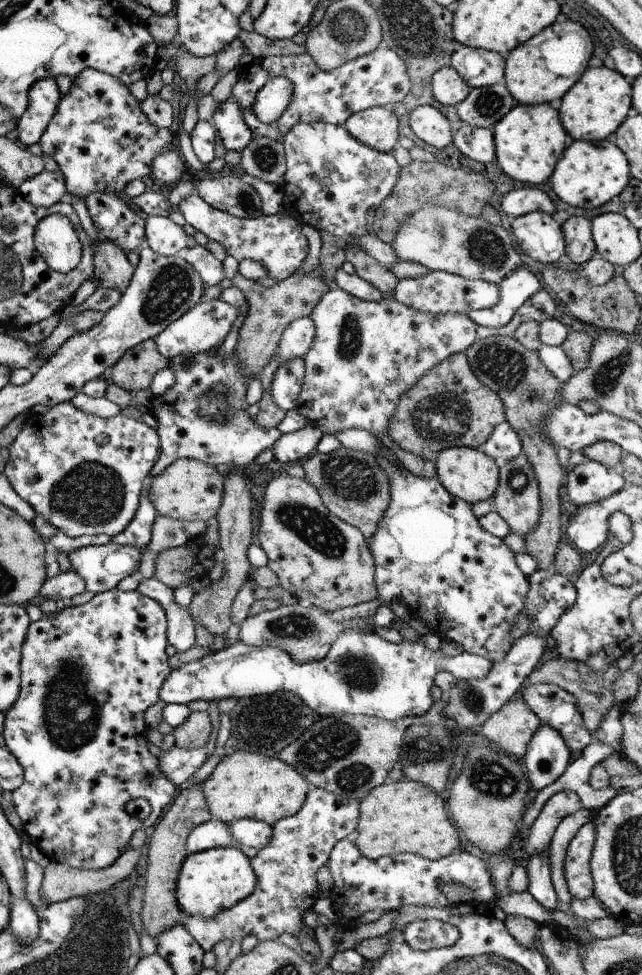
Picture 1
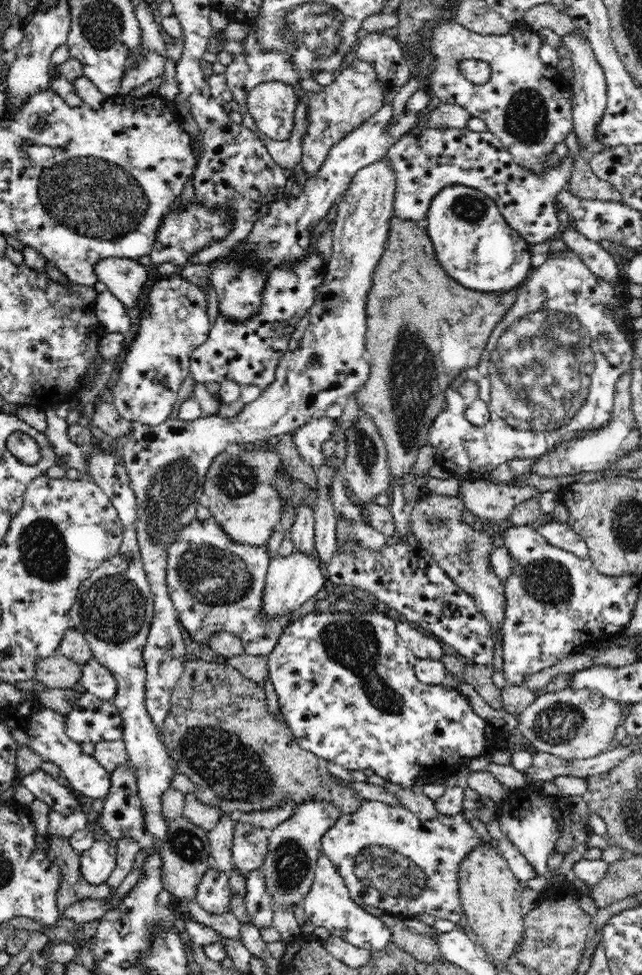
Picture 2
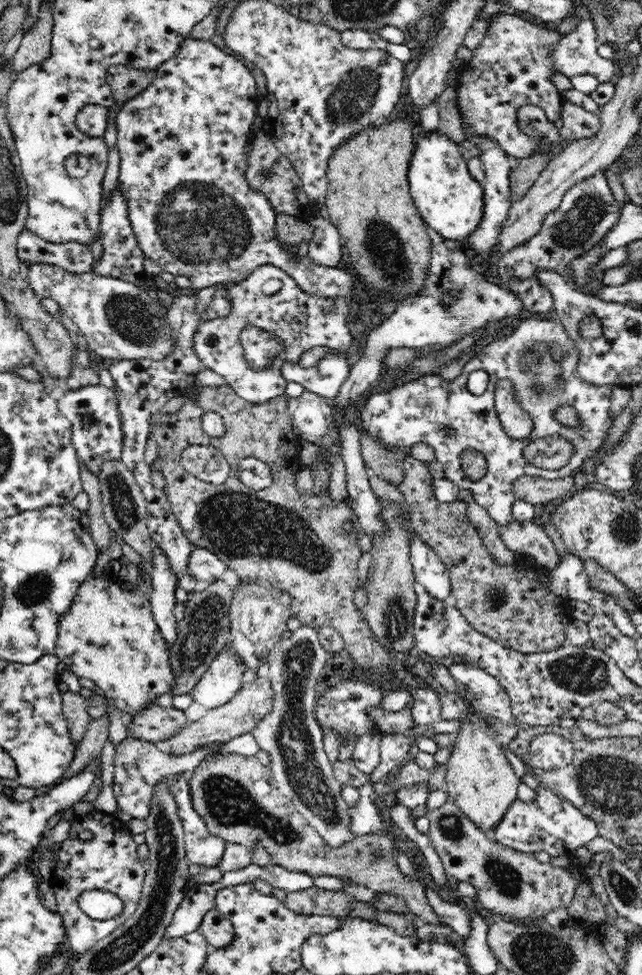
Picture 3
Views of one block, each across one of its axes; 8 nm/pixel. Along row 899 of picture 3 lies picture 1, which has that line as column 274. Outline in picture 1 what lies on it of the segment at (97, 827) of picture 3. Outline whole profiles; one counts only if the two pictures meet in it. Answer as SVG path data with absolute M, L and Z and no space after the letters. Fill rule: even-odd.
M380 45L374 52L370 54L359 56L358 59L351 60L346 64L342 64L340 68L324 72L319 69L319 65L315 63L313 58L306 52L301 55L288 55L288 56L271 56L268 58L256 57L250 64L240 68L237 76L237 82L233 85L231 96L242 105L244 108L244 120L247 122L248 128L251 129L252 138L260 138L262 136L272 138L272 140L281 140L284 134L288 134L296 124L299 123L312 123L312 122L328 122L334 125L343 125L351 118L352 115L358 112L367 111L369 108L384 107L386 104L400 102L404 100L404 96L410 92L411 77L409 76L404 60L394 52L391 48ZM276 77L288 77L292 84L294 84L294 92L292 92L292 100L288 104L288 108L284 110L284 114L270 122L270 124L262 124L254 112L252 106L258 91L268 82Z

